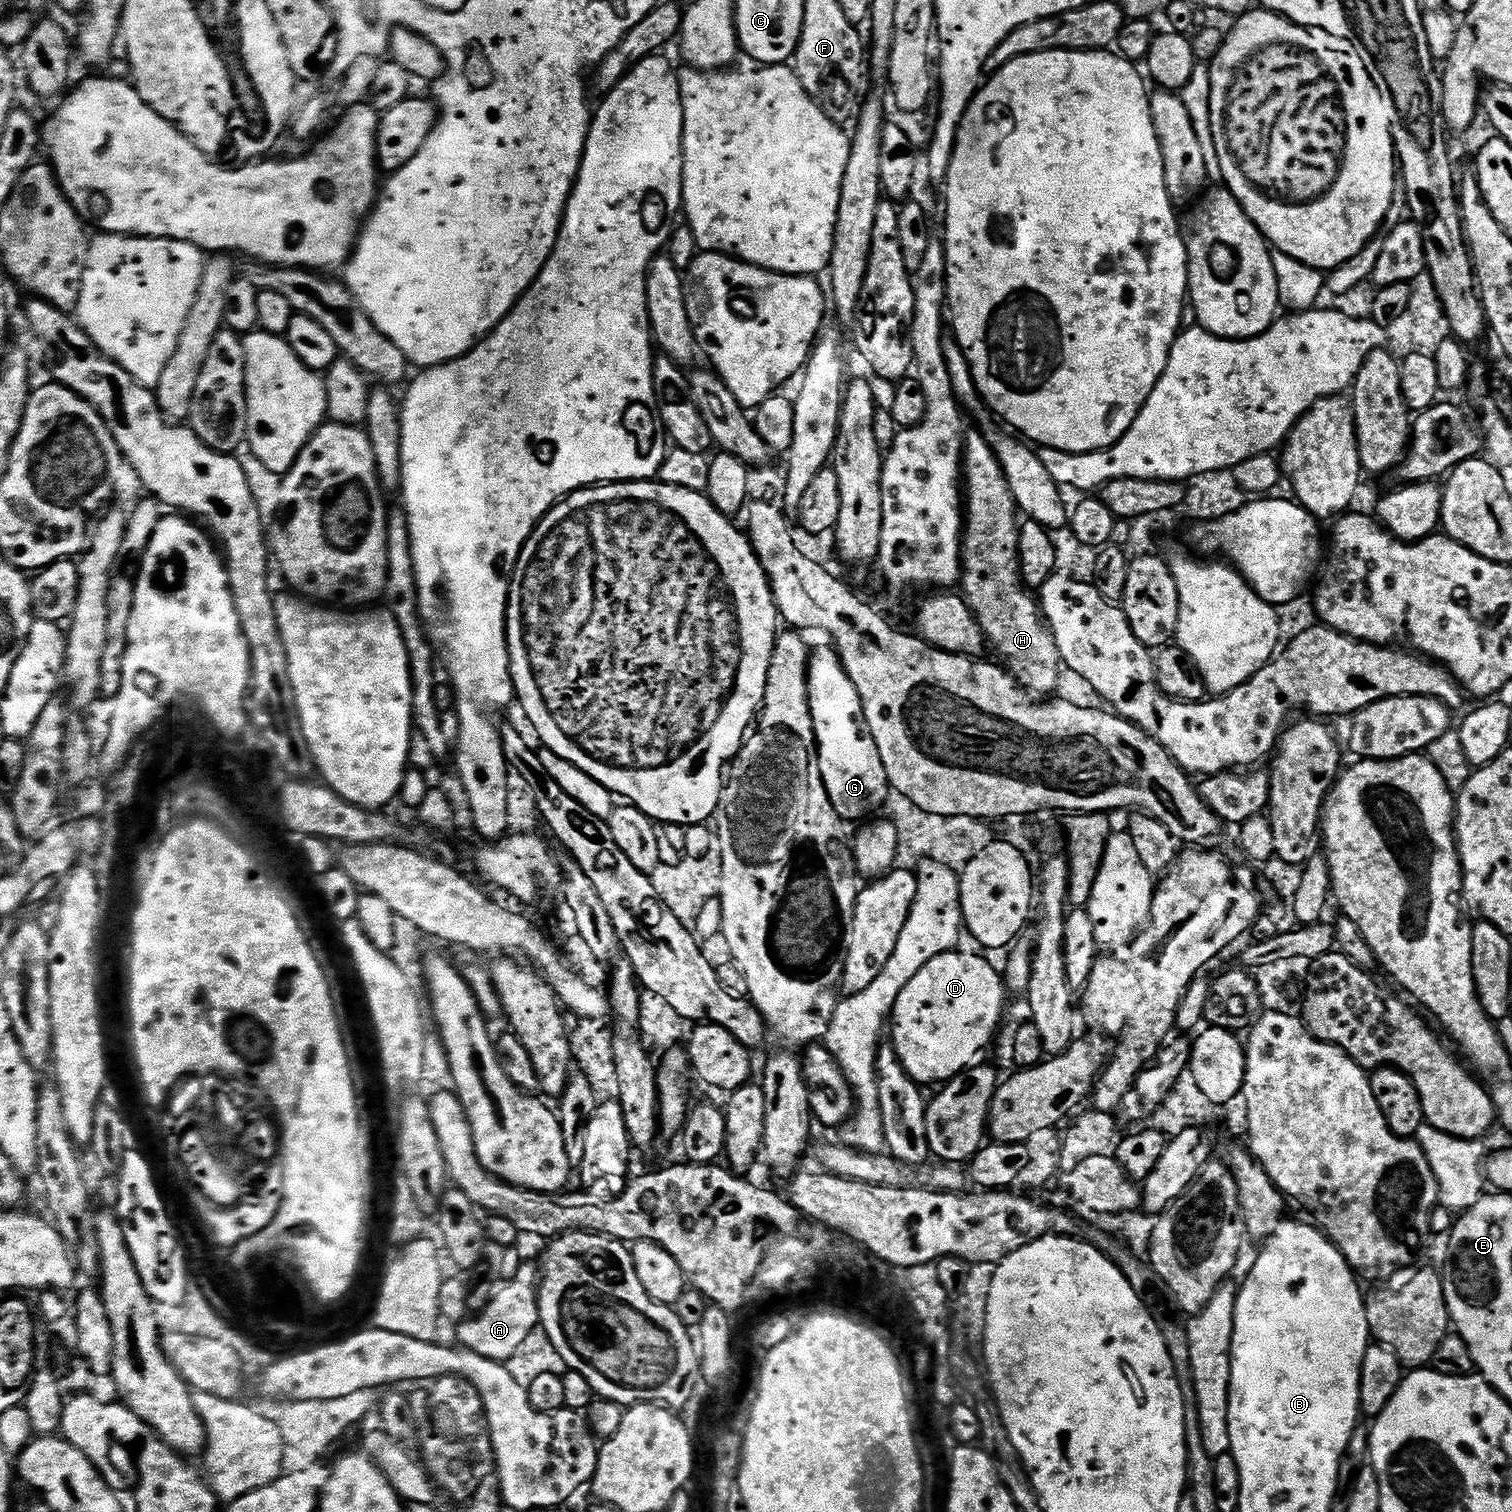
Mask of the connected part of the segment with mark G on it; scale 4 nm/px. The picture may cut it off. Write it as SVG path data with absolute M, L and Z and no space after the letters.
M827 647L817 652L815 649L808 662L808 705L816 735L816 761L820 763L820 777L841 821L863 821L879 813L888 801L888 775L864 720L858 690L854 690L854 682L850 682L835 647Z

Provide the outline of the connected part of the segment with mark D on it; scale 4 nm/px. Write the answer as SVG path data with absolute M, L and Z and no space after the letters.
M953 950L926 962L910 982L898 994L898 1002L892 1008L890 1017L890 1045L897 1054L901 1066L910 1079L920 1086L939 1085L960 1075L961 1072L977 1063L976 1055L987 1046L1000 1024L1000 1015L1004 1012L1004 977L988 960L980 956L971 956L968 952Z

